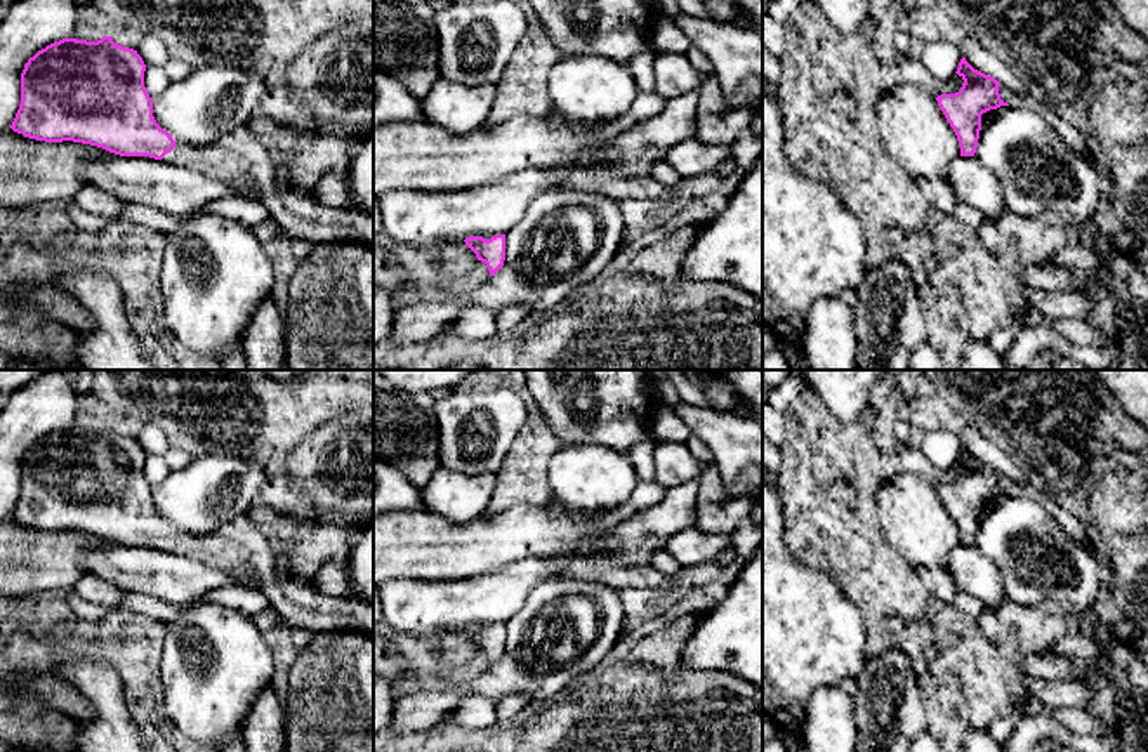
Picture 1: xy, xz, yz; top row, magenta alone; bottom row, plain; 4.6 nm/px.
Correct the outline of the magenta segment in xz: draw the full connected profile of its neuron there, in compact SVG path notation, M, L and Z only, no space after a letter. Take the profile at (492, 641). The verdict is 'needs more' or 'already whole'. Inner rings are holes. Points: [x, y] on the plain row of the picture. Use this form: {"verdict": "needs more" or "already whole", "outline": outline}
{"verdict": "already whole", "outline": "M495 623L490 629L469 625L464 630L476 643L478 650L486 653L490 665L502 658L505 650L505 623Z"}

